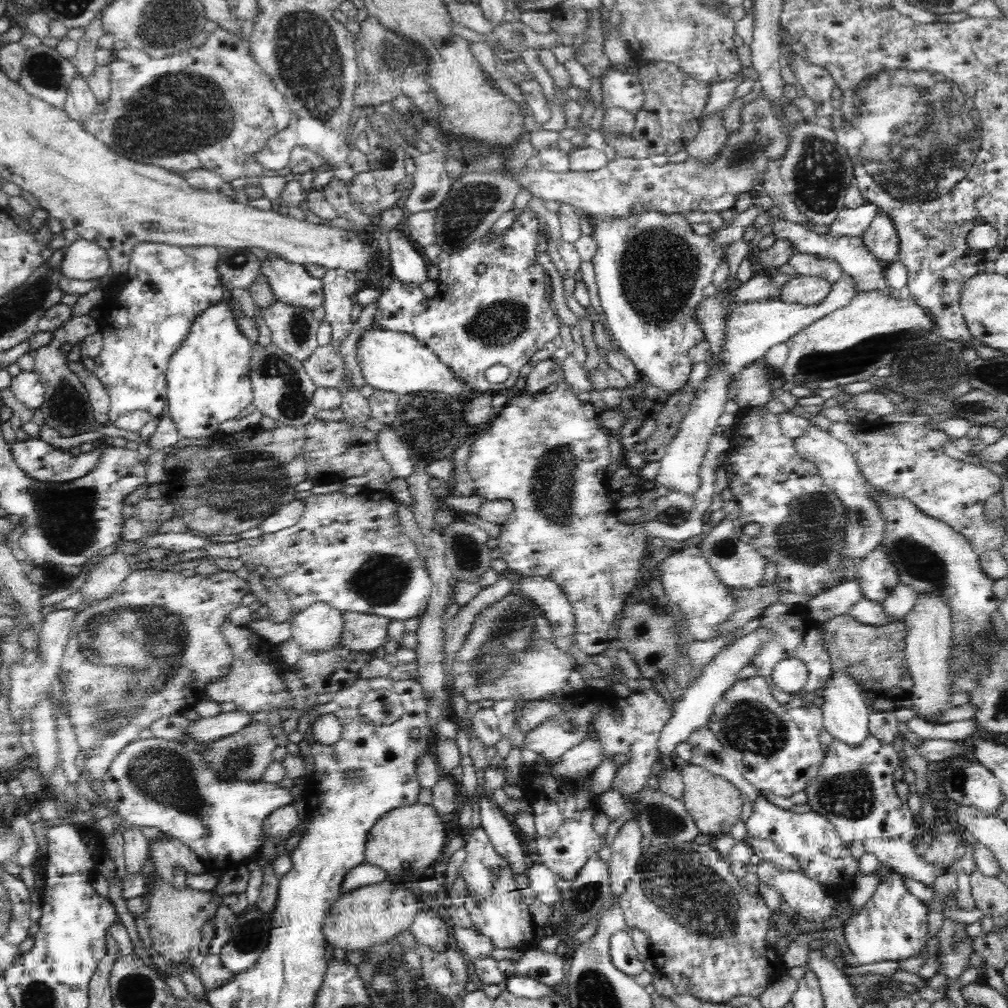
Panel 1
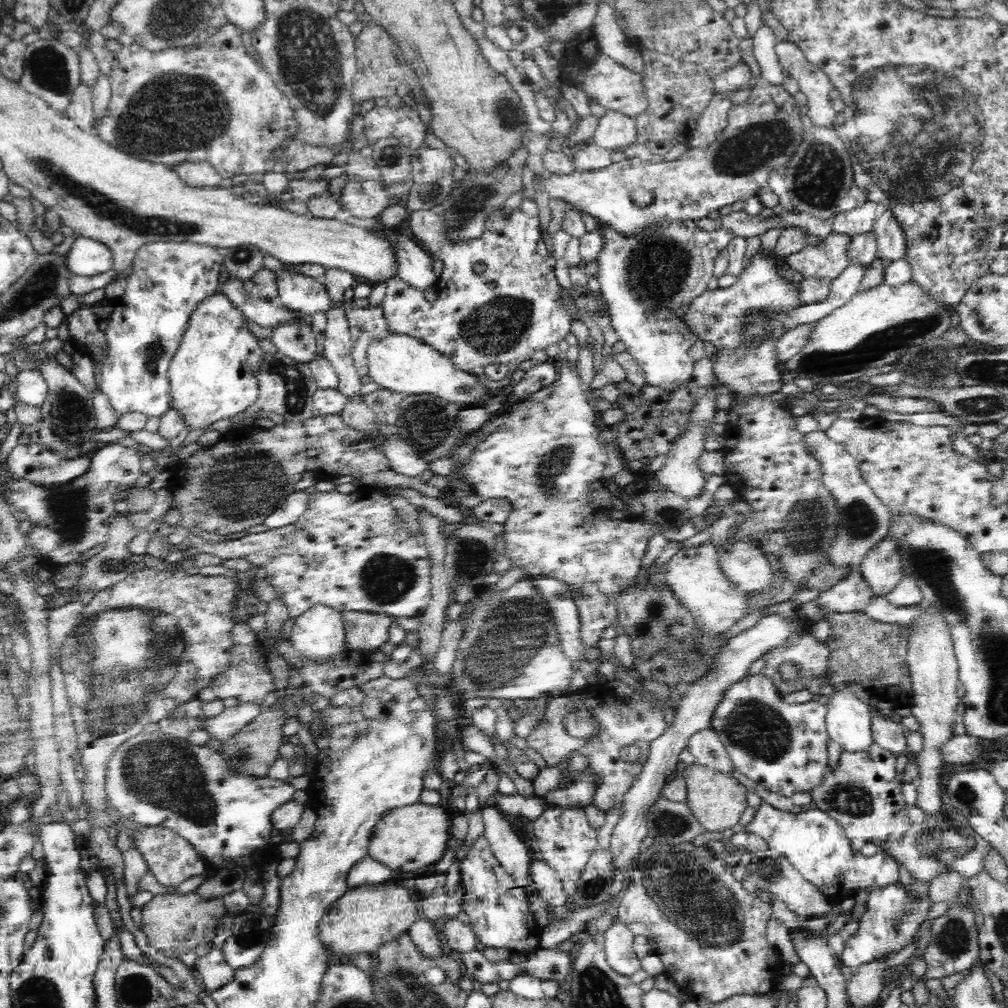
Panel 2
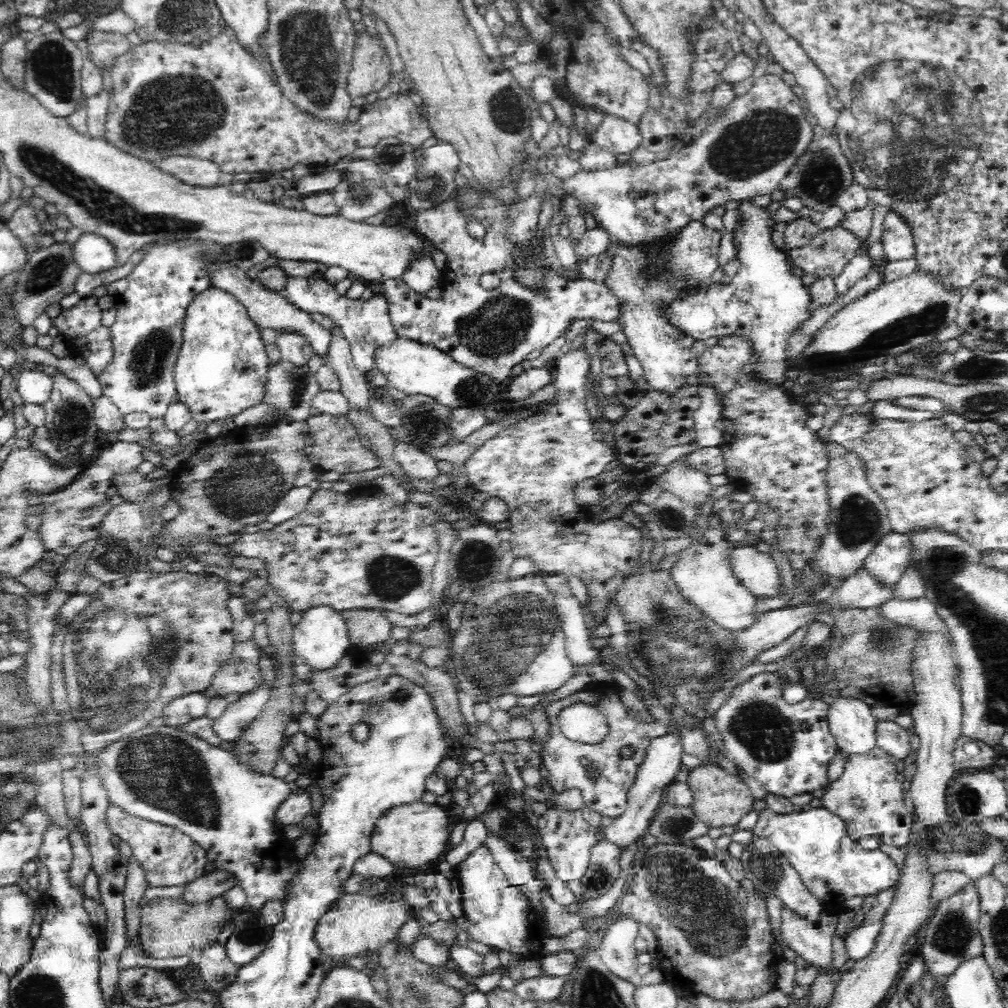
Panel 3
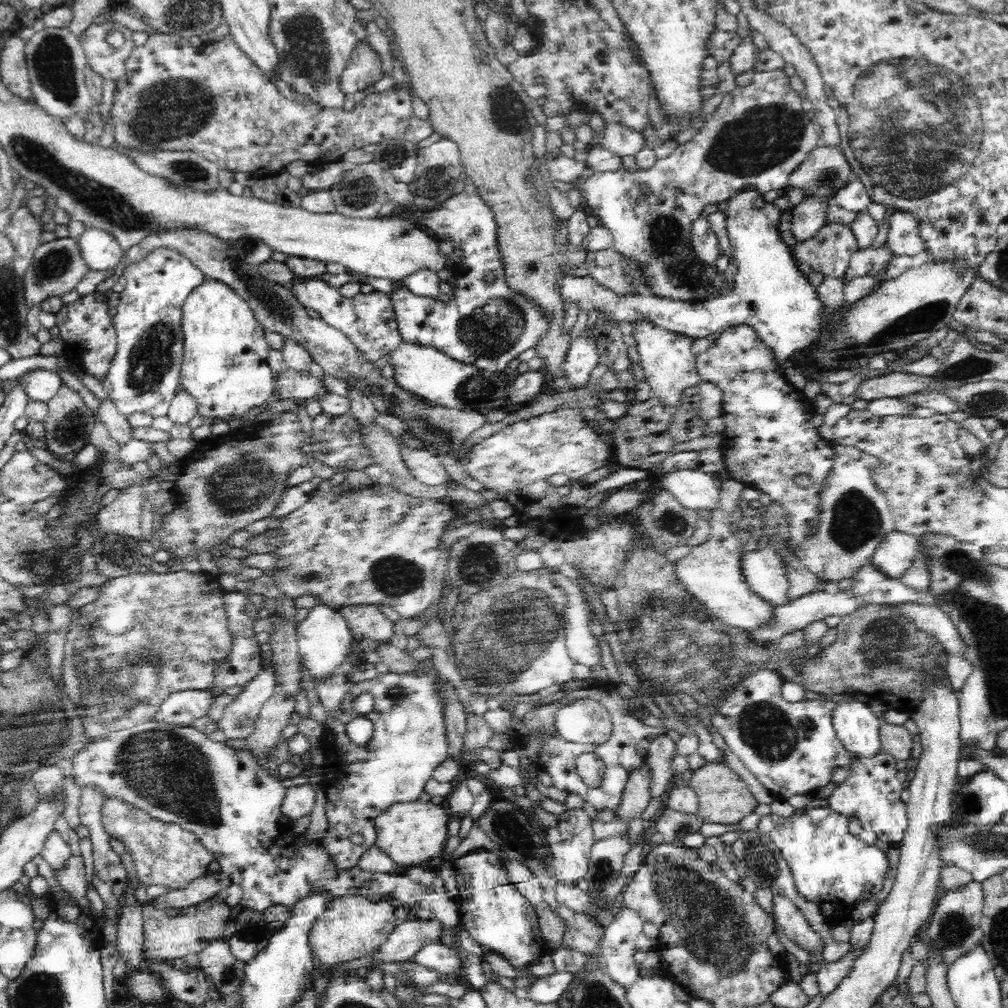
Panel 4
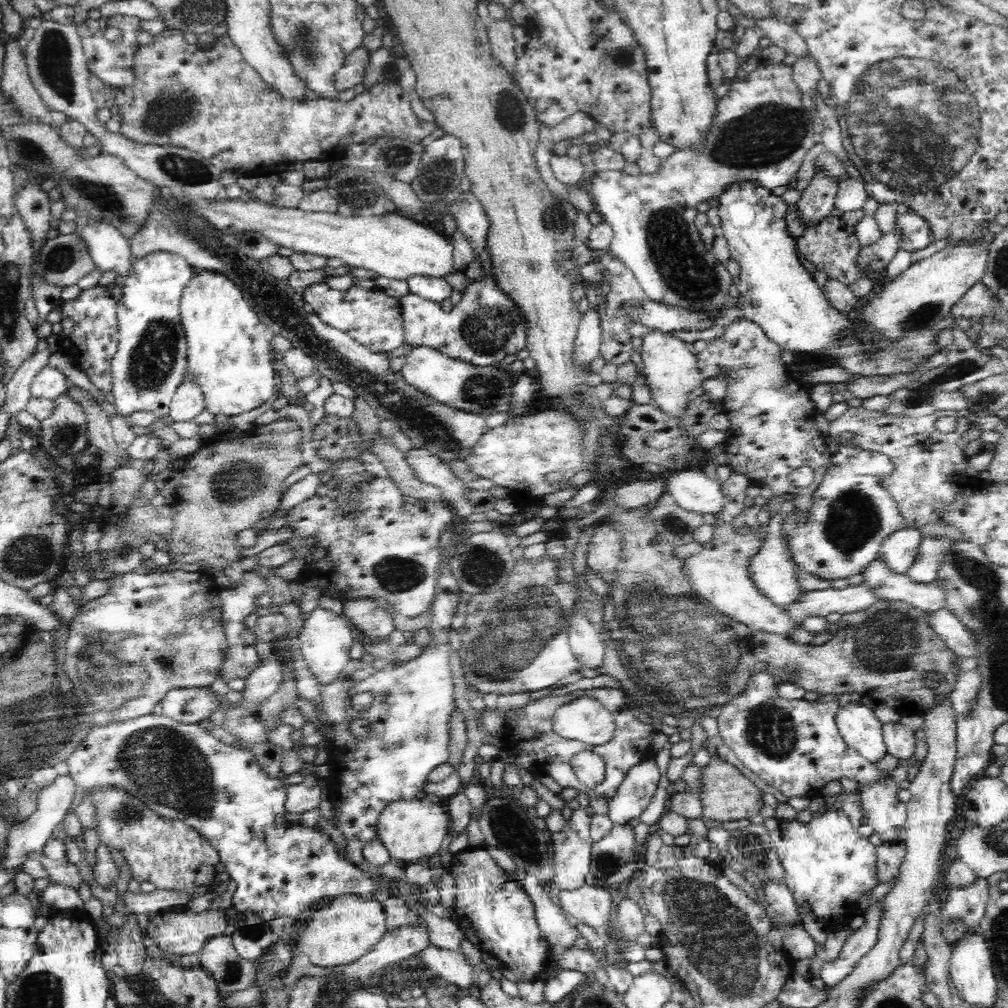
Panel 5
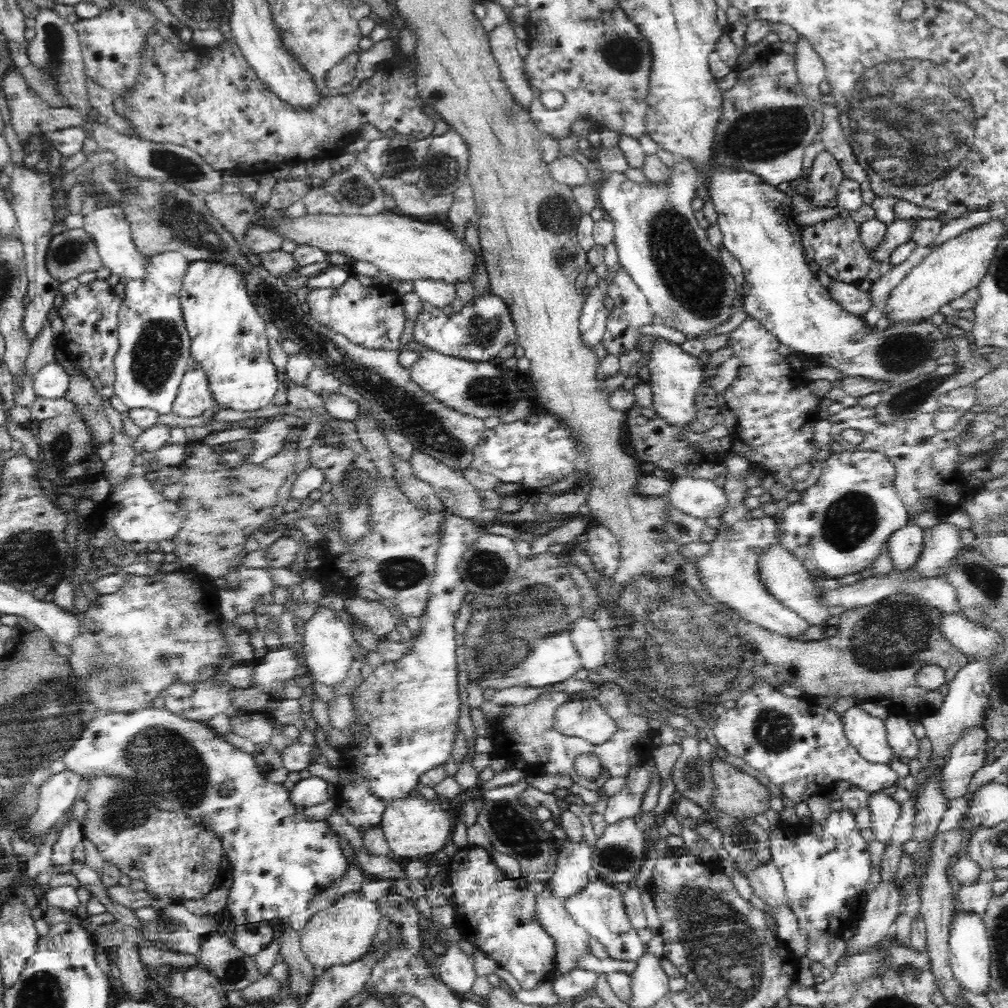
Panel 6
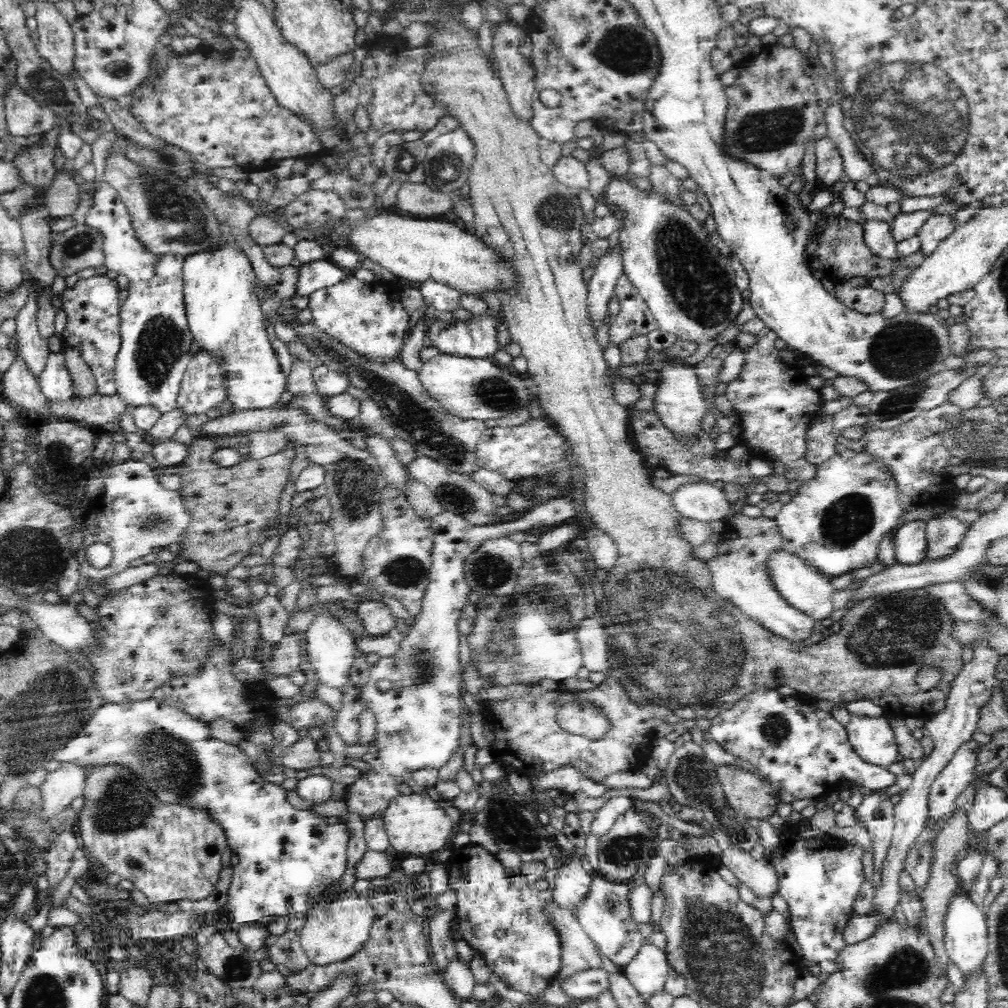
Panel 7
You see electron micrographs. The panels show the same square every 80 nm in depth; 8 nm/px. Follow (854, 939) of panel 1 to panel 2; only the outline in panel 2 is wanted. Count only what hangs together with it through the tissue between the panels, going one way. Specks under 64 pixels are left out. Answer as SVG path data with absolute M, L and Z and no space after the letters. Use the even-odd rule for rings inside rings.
M900 881L871 890L866 903L866 912L858 918L859 927L846 941L841 954L842 965L854 969L871 960L880 959L882 955L900 952L910 944L916 930L926 916L931 902L929 895L923 895L918 900L910 900L909 893Z

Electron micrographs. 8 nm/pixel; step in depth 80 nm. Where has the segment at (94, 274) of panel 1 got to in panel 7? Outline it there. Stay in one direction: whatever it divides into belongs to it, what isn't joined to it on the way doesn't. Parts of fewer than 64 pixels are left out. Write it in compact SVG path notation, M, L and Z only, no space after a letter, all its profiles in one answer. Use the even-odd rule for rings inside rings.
M102 181L102 186L96 188L93 205L85 218L86 226L101 234L103 240L103 255L108 270L126 275L130 282L145 283L154 276L154 268L160 256L149 252L144 244L136 237L130 213L120 198L118 191L108 182Z

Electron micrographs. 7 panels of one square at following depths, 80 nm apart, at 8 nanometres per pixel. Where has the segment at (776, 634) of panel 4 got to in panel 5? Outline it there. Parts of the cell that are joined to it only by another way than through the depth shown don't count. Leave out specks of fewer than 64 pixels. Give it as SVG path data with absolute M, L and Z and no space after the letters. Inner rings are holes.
M862 583L842 589L811 590L785 609L794 623L802 624L806 617L825 617L831 612L843 615L865 609L877 601L876 595L872 594L874 591Z

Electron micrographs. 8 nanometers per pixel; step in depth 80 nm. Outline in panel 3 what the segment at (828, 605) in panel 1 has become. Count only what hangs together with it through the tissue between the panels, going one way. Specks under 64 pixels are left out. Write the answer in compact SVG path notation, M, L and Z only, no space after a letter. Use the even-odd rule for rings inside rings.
M859 568L850 578L842 579L842 585L826 601L834 608L867 609L894 599L894 586L879 586L866 570Z

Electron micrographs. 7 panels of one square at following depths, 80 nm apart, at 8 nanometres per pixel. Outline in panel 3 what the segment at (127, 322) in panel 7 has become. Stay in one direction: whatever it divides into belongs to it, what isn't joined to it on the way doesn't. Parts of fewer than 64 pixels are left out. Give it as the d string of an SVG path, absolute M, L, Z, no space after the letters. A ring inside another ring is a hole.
M186 239L180 242L150 244L138 265L127 277L128 290L122 294L118 318L110 326L112 356L110 364L97 376L103 395L110 398L122 415L144 412L150 418L163 418L170 404L176 402L174 364L183 342L186 312L193 300L213 287L211 265L216 265L227 248L214 243Z

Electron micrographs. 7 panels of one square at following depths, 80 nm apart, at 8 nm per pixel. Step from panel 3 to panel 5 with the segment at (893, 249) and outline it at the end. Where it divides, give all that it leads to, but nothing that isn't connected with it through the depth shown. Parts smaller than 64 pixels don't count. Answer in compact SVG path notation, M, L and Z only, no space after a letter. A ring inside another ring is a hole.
M903 210L896 216L894 227L900 231L900 250L913 253L926 248L932 240L929 226L918 213Z

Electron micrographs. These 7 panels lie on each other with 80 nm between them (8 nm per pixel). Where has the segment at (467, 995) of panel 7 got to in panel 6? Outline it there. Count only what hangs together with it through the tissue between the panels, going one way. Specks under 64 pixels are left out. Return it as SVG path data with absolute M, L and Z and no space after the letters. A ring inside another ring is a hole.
M456 926L446 928L443 938L450 942L450 946L442 956L431 955L429 951L428 959L433 966L437 978L448 985L453 992L463 996L472 990L475 978L473 958L464 954L458 946L462 939L462 933Z

